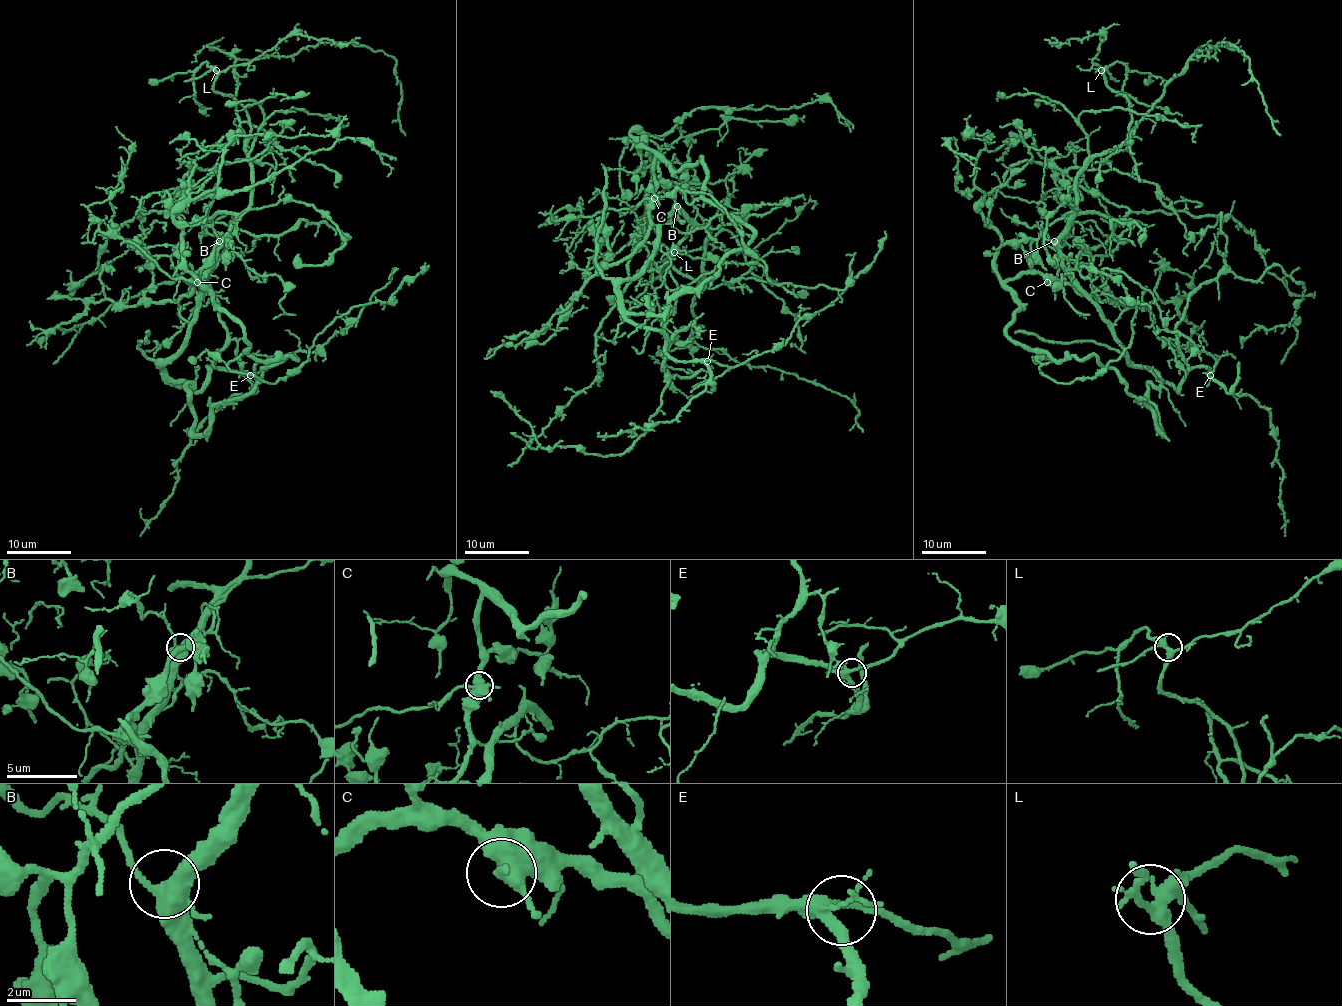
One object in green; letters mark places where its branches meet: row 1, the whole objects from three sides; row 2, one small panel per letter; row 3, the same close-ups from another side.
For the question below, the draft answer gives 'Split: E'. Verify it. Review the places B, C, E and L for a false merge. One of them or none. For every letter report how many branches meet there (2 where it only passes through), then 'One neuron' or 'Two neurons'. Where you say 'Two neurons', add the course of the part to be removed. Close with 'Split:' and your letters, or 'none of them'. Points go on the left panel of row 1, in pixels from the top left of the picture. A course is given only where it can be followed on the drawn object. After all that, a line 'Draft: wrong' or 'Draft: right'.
B: Branches: 4. One neuron
C: Branches: 5. One neuron
E: Branches: 5. One neuron
L: Branches: 5. One neuron
Split: none of them
Draft: wrong

